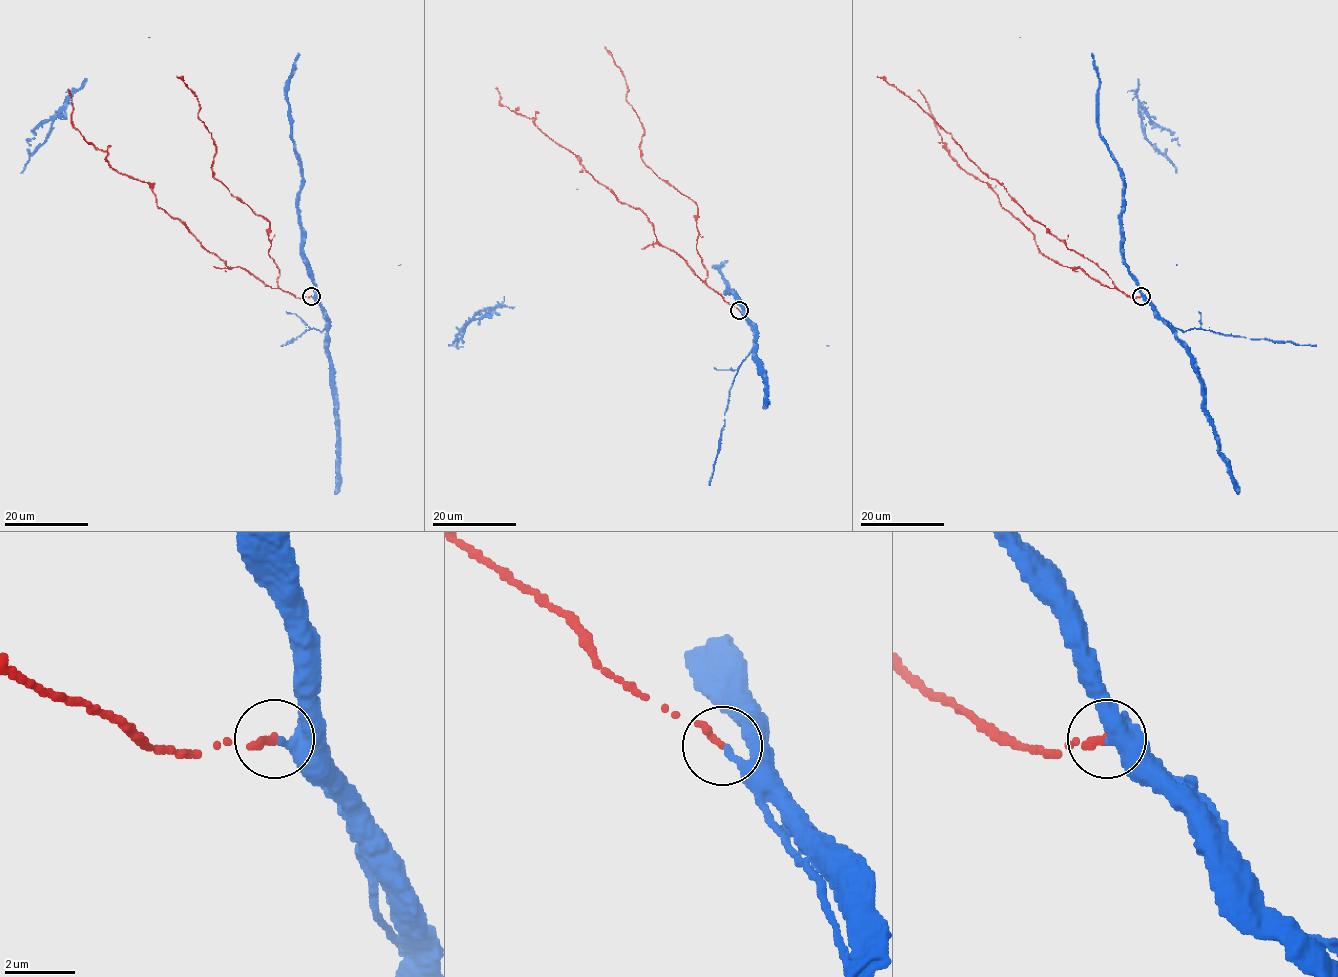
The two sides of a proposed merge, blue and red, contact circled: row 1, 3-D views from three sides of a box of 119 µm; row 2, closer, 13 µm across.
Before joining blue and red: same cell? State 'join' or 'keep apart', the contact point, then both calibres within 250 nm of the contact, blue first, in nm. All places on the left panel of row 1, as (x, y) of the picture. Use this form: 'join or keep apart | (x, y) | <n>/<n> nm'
join | (311, 296) | 280/240 nm

